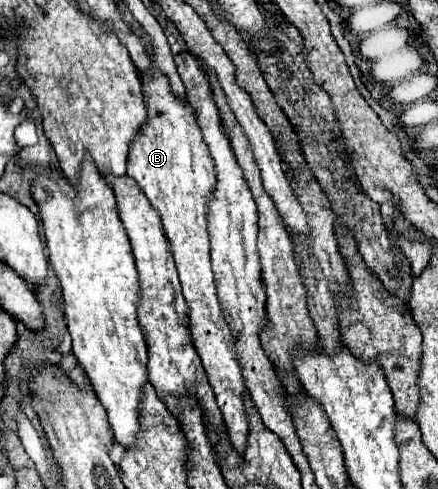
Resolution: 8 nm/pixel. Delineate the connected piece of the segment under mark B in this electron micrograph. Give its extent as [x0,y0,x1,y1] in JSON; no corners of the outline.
[128,73,248,453]

